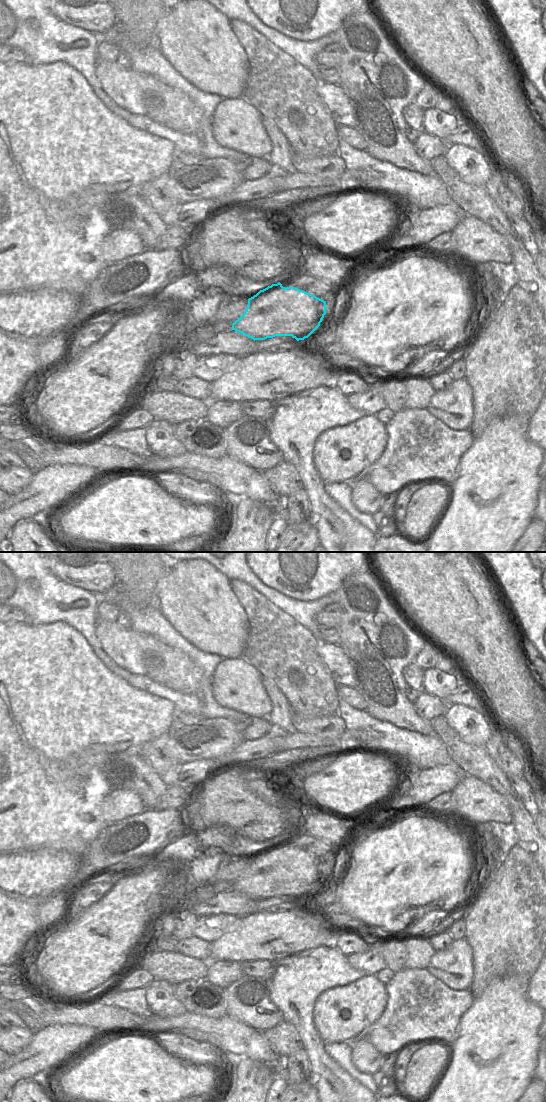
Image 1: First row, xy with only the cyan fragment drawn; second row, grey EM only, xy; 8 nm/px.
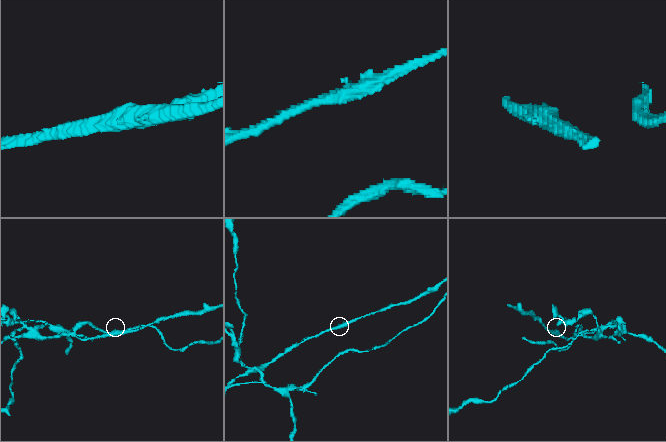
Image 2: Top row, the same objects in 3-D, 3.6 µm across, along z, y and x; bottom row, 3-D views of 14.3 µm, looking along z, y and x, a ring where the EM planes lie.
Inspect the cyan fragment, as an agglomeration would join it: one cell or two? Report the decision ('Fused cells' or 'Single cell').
Fused cells.

